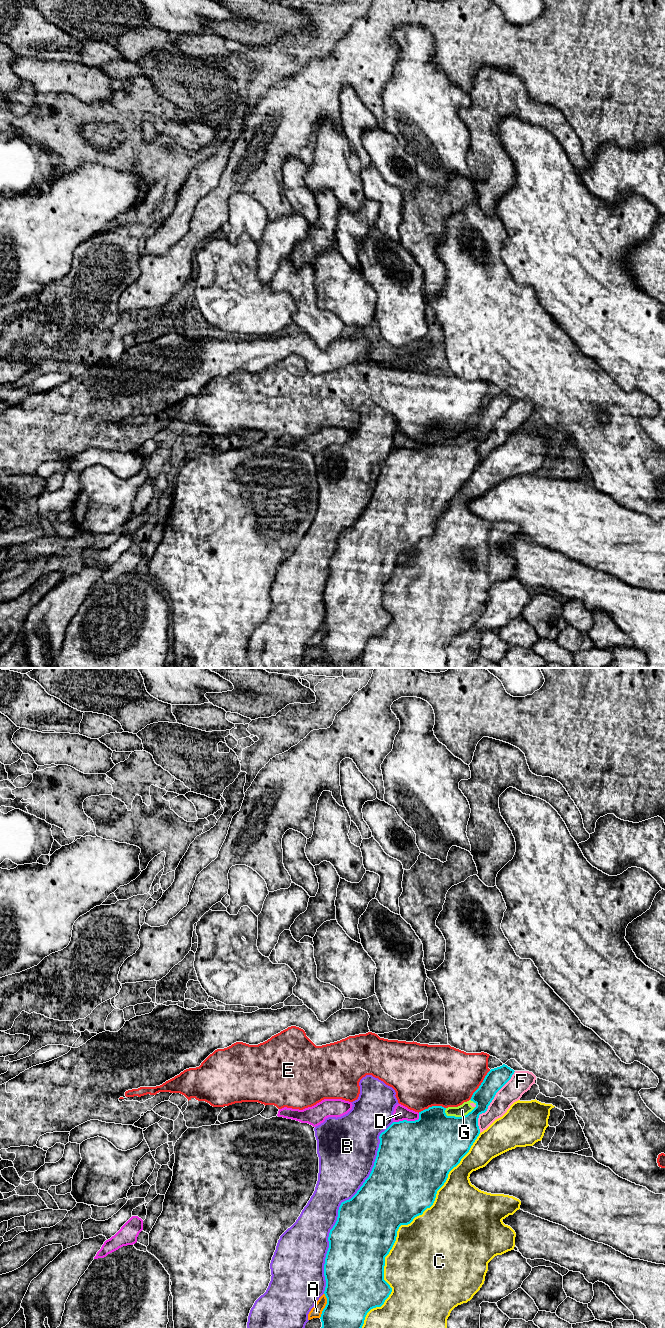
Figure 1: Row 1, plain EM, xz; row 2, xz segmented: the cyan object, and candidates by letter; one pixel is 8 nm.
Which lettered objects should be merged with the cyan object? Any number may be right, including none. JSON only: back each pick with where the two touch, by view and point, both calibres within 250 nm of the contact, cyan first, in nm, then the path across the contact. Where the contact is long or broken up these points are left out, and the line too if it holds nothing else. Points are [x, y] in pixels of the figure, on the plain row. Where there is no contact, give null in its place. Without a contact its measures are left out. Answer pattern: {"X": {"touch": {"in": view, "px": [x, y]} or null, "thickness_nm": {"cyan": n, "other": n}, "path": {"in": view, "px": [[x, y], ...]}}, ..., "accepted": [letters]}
{"accepted": []}

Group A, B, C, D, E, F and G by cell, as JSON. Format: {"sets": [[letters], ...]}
{"sets": [["A"], ["B"], ["C"], ["D", "F", "G"], ["E"]]}

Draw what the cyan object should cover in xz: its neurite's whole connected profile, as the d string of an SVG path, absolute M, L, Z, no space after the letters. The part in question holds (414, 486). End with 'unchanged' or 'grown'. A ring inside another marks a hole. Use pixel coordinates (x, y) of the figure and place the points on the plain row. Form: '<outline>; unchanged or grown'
M505 392L491 397L470 427L476 435L463 445L447 444L446 436L432 434L419 440L418 448L393 450L380 462L377 484L369 505L351 527L341 531L337 549L328 565L329 576L324 592L324 622L327 632L320 647L321 657L331 668L357 668L367 641L373 636L381 635L389 625L392 616L384 608L385 585L396 569L399 555L410 552L433 533L437 519L446 510L449 500L460 491L479 464L479 443L487 439L496 421L511 407L514 400Z; unchanged

